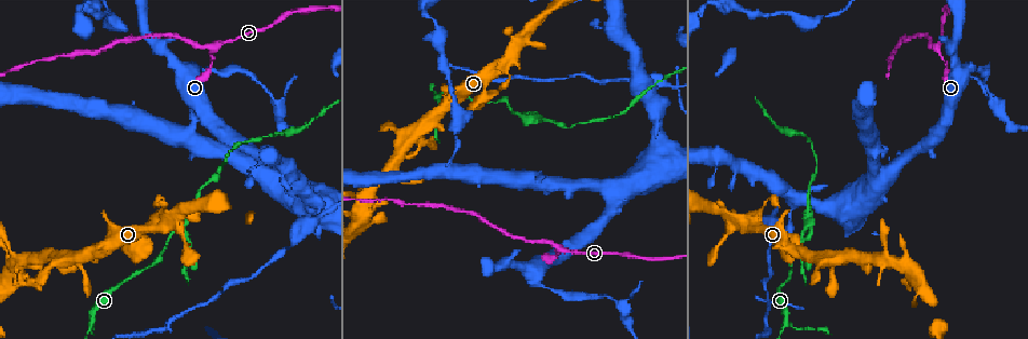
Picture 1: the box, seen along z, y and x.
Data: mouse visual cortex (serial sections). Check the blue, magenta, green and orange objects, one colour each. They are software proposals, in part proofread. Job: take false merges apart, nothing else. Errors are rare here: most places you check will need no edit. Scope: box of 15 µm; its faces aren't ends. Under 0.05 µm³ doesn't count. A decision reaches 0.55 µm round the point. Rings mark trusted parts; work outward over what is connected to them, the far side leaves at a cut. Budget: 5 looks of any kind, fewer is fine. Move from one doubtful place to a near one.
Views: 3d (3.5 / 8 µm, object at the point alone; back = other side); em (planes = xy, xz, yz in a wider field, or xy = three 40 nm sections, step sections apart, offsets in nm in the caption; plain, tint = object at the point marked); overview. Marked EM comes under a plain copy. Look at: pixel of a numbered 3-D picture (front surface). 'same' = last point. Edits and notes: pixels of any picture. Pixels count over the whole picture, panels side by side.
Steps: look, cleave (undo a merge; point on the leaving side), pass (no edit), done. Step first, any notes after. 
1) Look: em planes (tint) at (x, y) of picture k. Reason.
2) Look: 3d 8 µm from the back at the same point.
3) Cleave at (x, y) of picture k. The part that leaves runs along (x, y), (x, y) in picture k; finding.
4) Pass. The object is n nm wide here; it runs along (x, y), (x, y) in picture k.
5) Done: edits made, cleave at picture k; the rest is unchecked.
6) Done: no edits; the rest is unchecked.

Look: 3d 3.5 µm at (529, 122) of picture 1. Three-way junction.

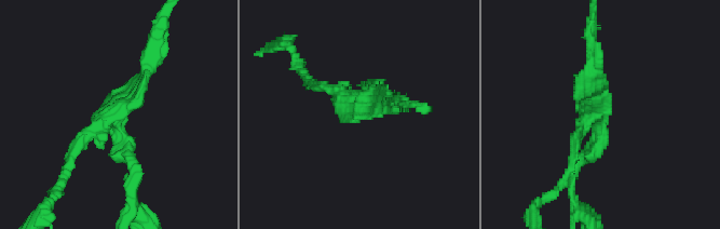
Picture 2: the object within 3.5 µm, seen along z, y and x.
Look: em xy step 3 (tint) at (592, 113) of picture 2. 3 arms meet here; the arms are 150, 200, 200 nm wide.

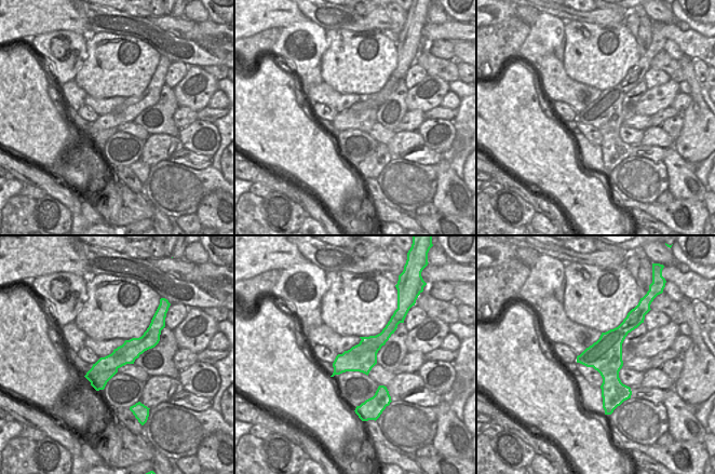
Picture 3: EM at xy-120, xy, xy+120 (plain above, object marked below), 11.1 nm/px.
Pass. It runs along (68, 164), (153, 58) in picture 2; all the same cell.

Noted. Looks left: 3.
Look: em xy step 5 (tint) at (273, 98) of picture 1. Abrupt turn.

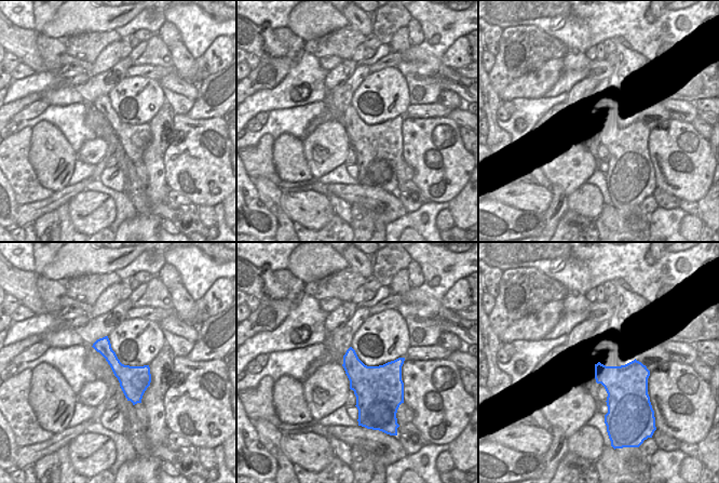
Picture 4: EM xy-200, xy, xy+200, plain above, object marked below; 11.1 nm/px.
Look: 3d 3.5 µm at the same point. Wider look.

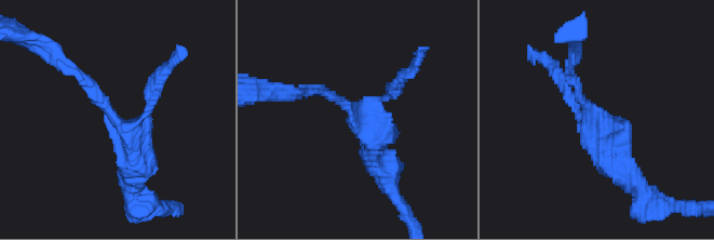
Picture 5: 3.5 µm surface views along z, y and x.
Pass. It runs along (72, 69), (132, 135), (132, 178) in picture 5; one cell here.

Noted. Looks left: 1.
Done: no edits; the rest is unchecked.

